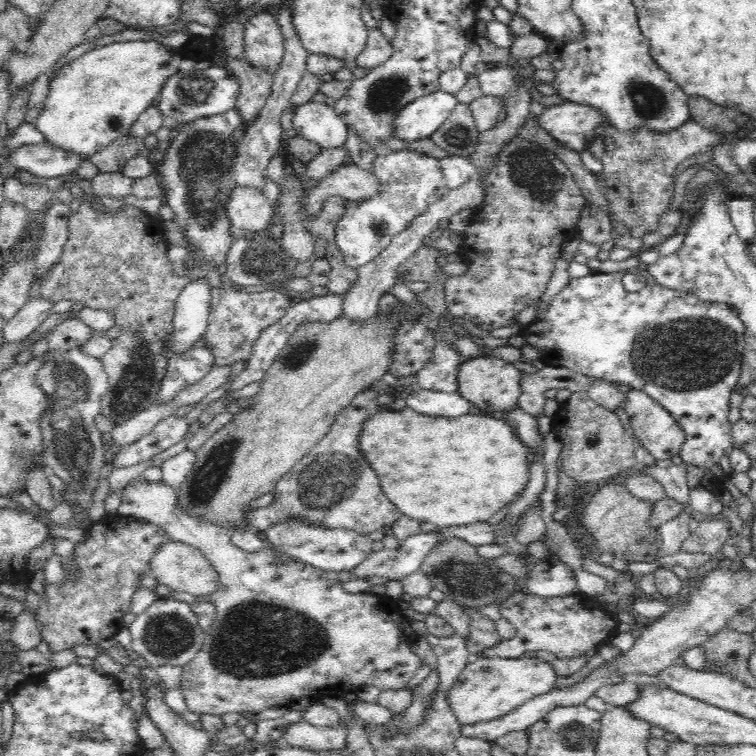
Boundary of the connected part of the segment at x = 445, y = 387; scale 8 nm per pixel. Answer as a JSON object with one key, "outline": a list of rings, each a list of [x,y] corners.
{"outline":[[[437,339],[432,350],[432,360],[416,374],[416,385],[437,393],[458,392],[458,372],[469,357],[462,356],[453,345]]]}

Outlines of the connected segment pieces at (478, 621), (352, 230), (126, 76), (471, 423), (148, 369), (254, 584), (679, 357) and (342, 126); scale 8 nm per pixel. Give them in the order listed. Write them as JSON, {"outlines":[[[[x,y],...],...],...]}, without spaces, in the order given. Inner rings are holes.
{"outlines":[[[[465,608],[465,612],[470,619],[468,652],[473,657],[476,654],[481,654],[484,650],[488,650],[488,648],[494,648],[496,644],[503,641],[498,635],[492,619],[485,618],[476,609]]],[[[408,149],[380,152],[373,165],[373,174],[380,181],[378,196],[359,202],[346,202],[344,214],[336,224],[334,240],[342,251],[341,259],[355,270],[380,256],[395,236],[406,230],[417,216],[425,213],[429,206],[428,197],[444,186],[439,159],[422,152]],[[382,224],[386,225],[385,231],[382,231]]],[[[154,40],[114,42],[95,47],[71,62],[62,65],[55,73],[50,72],[49,92],[41,102],[41,113],[36,118],[36,130],[44,135],[43,142],[80,157],[92,157],[103,153],[116,139],[127,135],[149,104],[160,94],[164,83],[175,75],[182,55],[168,46]]],[[[405,407],[400,411],[376,412],[364,423],[360,432],[360,451],[378,472],[384,494],[402,514],[439,527],[467,525],[492,518],[524,490],[528,482],[528,450],[504,418],[480,414],[483,413],[474,411],[474,414],[460,418],[426,416]]],[[[89,200],[70,215],[67,227],[69,237],[60,261],[44,276],[40,294],[41,298],[49,298],[54,303],[73,300],[84,302],[85,307],[94,310],[113,312],[115,325],[120,327],[120,335],[111,340],[110,353],[104,353],[99,358],[103,361],[109,380],[100,413],[111,418],[116,426],[159,400],[158,392],[168,364],[164,344],[168,343],[173,329],[177,298],[190,279],[174,274],[175,265],[167,256],[168,241],[162,230],[163,223],[134,206],[122,206],[118,211],[106,209],[105,212],[98,213]]],[[[130,480],[122,490],[122,502],[119,506],[119,515],[132,516],[138,519],[144,519],[161,526],[170,539],[190,545],[200,549],[201,553],[211,562],[214,570],[218,573],[219,587],[210,595],[211,604],[216,608],[216,619],[212,622],[212,627],[207,631],[206,640],[202,650],[196,653],[196,658],[190,660],[190,664],[183,667],[182,678],[180,678],[181,690],[187,704],[188,711],[198,714],[213,714],[221,716],[230,714],[230,712],[239,713],[259,713],[272,706],[287,705],[300,698],[306,698],[309,701],[320,701],[325,696],[336,698],[347,698],[355,695],[362,687],[374,685],[385,690],[406,689],[418,669],[424,665],[422,658],[414,653],[410,646],[409,634],[411,630],[411,617],[406,617],[404,611],[399,608],[399,600],[392,600],[385,595],[374,595],[372,592],[350,593],[342,589],[342,583],[336,577],[332,577],[326,571],[319,568],[296,561],[295,559],[286,560],[285,557],[278,559],[270,547],[264,548],[260,552],[244,552],[244,549],[238,548],[231,541],[231,529],[228,526],[214,524],[205,518],[199,516],[190,516],[183,508],[179,507],[178,491],[172,486],[168,486],[158,481],[135,481]]],[[[631,270],[638,275],[646,277],[646,285],[636,292],[629,292],[622,285],[622,278],[628,273],[627,271],[614,272],[613,274],[592,273],[588,276],[580,278],[571,278],[568,284],[554,296],[554,300],[550,302],[548,310],[544,312],[544,316],[540,316],[530,324],[524,326],[520,331],[517,339],[519,345],[530,345],[540,353],[540,359],[545,364],[554,366],[563,366],[570,368],[574,372],[593,377],[596,379],[604,379],[606,382],[613,384],[628,384],[632,389],[644,391],[648,396],[659,403],[668,413],[670,413],[680,428],[684,431],[686,440],[680,449],[679,455],[682,462],[687,466],[698,466],[702,468],[704,474],[713,474],[712,466],[718,464],[722,455],[726,454],[726,448],[733,446],[732,423],[729,419],[730,398],[734,389],[738,388],[738,380],[741,374],[742,362],[745,350],[745,326],[739,319],[739,312],[732,308],[730,304],[722,304],[721,302],[700,300],[693,294],[686,291],[677,291],[673,288],[663,287],[656,282],[656,279],[646,270]]],[[[308,101],[295,109],[293,128],[322,149],[341,148],[348,137],[348,126],[326,103]]]]}

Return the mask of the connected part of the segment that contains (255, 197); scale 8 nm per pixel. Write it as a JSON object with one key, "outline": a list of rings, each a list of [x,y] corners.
{"outline":[[[236,186],[231,192],[226,213],[231,228],[260,232],[273,224],[274,209],[275,205],[262,190]]]}

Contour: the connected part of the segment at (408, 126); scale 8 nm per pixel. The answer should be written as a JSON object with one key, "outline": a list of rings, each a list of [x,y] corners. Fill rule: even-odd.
{"outline":[[[440,89],[417,98],[397,113],[393,138],[408,140],[429,139],[455,109],[459,100]]]}

